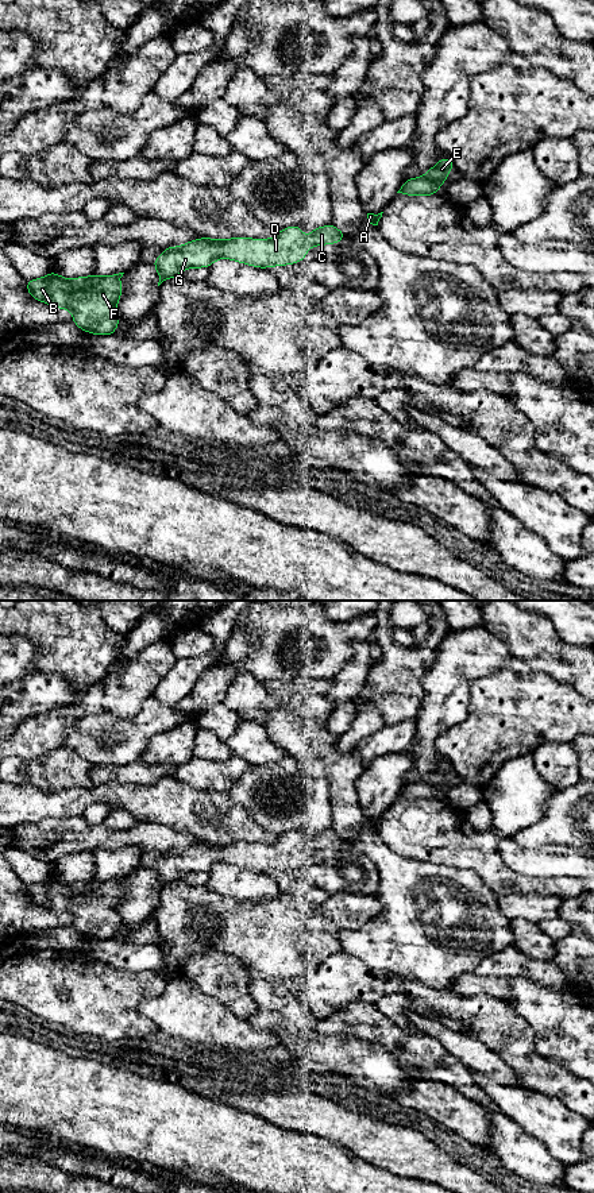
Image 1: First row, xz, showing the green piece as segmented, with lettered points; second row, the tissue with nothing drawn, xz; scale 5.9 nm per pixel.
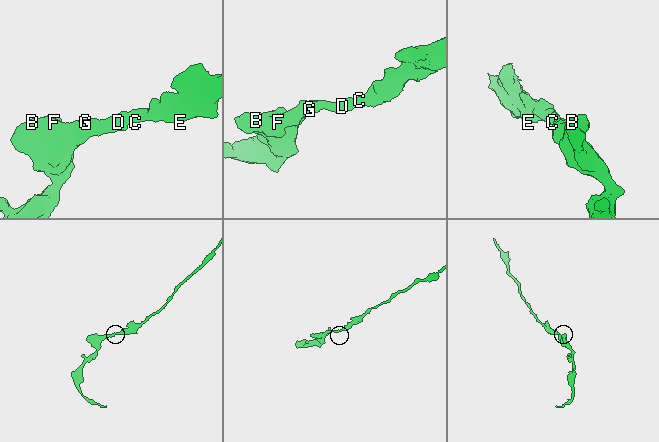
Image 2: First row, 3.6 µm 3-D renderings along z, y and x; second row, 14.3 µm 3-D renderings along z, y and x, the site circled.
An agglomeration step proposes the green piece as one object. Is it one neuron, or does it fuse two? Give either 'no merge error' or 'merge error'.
no merge error

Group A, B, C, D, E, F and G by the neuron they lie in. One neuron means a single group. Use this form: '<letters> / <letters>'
A B C D E F G

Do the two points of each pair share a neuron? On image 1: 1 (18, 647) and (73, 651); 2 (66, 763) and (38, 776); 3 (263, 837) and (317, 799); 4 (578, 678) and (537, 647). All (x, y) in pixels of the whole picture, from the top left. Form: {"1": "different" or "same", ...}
{"1": "different", "2": "same", "3": "different", "4": "same"}

